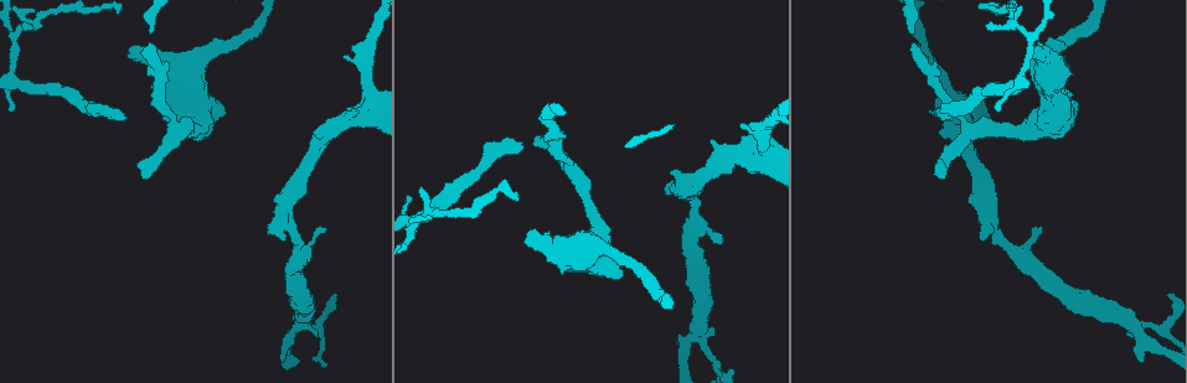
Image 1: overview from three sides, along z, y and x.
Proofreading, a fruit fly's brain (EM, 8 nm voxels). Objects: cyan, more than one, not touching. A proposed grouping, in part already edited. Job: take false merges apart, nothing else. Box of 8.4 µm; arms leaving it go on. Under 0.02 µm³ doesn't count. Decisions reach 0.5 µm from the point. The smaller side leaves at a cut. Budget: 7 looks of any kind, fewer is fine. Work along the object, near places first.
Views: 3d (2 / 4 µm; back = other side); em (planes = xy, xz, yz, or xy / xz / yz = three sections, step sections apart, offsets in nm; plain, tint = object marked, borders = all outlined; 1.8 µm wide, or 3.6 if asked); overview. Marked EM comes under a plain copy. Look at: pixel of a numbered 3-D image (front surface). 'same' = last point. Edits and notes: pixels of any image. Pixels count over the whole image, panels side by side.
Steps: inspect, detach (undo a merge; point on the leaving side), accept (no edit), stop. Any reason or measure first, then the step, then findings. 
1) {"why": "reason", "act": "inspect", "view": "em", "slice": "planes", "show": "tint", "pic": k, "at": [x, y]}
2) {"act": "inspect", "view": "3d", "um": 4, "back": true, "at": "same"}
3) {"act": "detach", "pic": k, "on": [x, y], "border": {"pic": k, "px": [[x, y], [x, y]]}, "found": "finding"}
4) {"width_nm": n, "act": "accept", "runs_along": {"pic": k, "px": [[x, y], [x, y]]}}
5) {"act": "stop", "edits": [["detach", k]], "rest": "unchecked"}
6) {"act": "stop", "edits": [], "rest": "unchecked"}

{"why": "branch point", "act": "inspect", "view": "em", "slice": "planes", "show": "tint", "pic": 1, "at": [302, 325]}

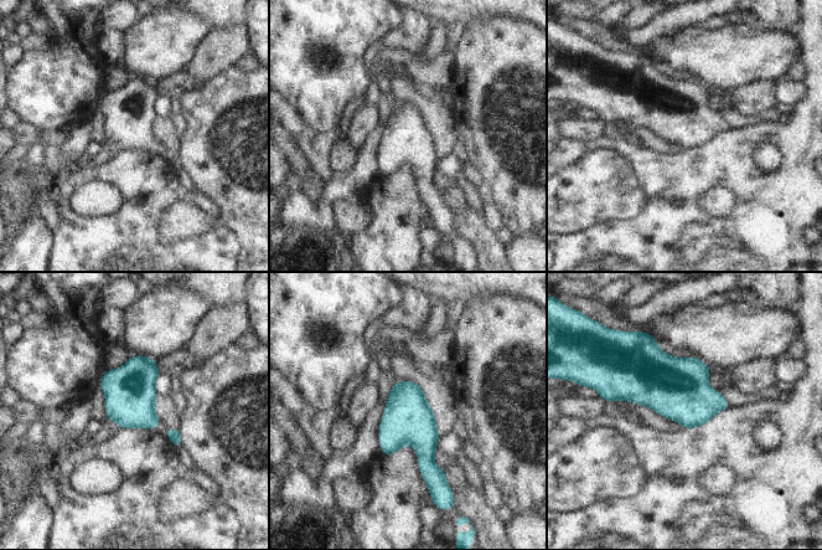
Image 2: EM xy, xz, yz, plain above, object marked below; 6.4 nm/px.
{"width_nm": 320, "act": "accept", "found": "one neuron here"}

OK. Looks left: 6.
{"why": "a fork", "act": "inspect", "view": "em", "um": 3.6, "slice": "yz", "step": 8, "show": "tint", "pic": 1, "at": [172, 131]}

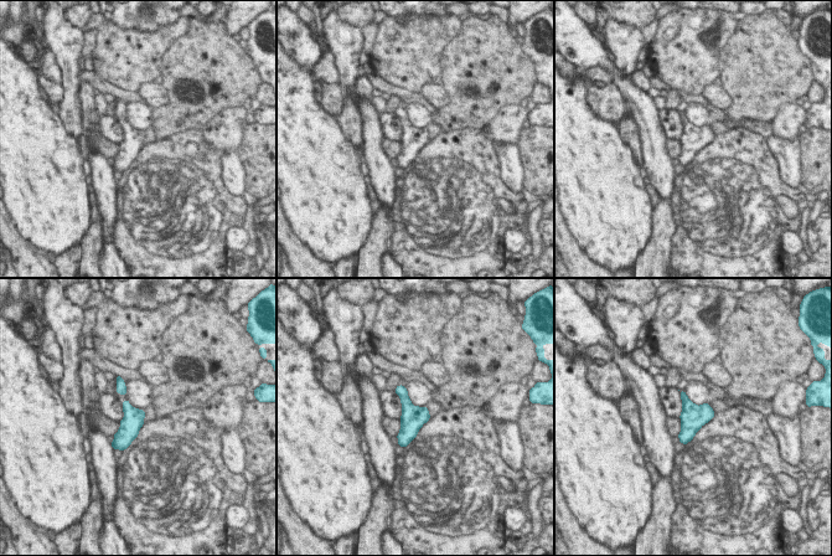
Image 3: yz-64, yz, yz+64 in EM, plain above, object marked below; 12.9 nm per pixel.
{"act": "accept", "found": "all the same neuron"}

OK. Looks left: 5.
{"why": "abrupt turn", "act": "inspect", "view": "em", "um": 3.6, "slice": "planes", "show": "tint", "pic": 1, "at": [1018, 86]}

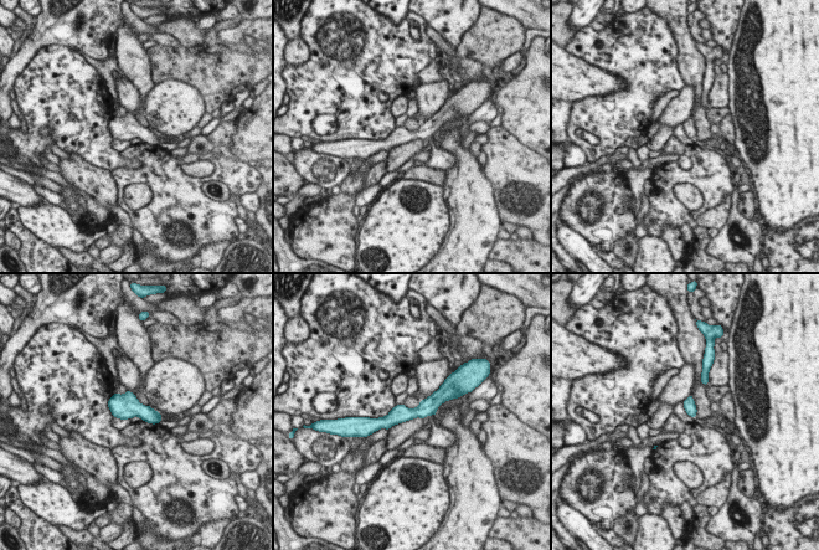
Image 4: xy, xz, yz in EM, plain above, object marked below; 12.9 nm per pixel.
{"width_nm": 160, "act": "accept", "found": "one neuron here"}

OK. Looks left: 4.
{"act": "stop", "edits": [], "rest": "unchecked"}

